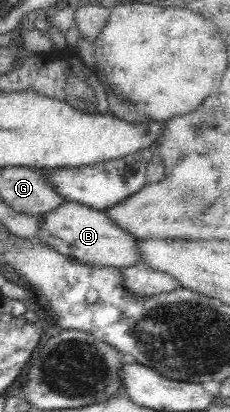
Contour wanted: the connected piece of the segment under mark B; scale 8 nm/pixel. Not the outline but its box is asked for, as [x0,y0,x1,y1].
[36,201,138,269]

